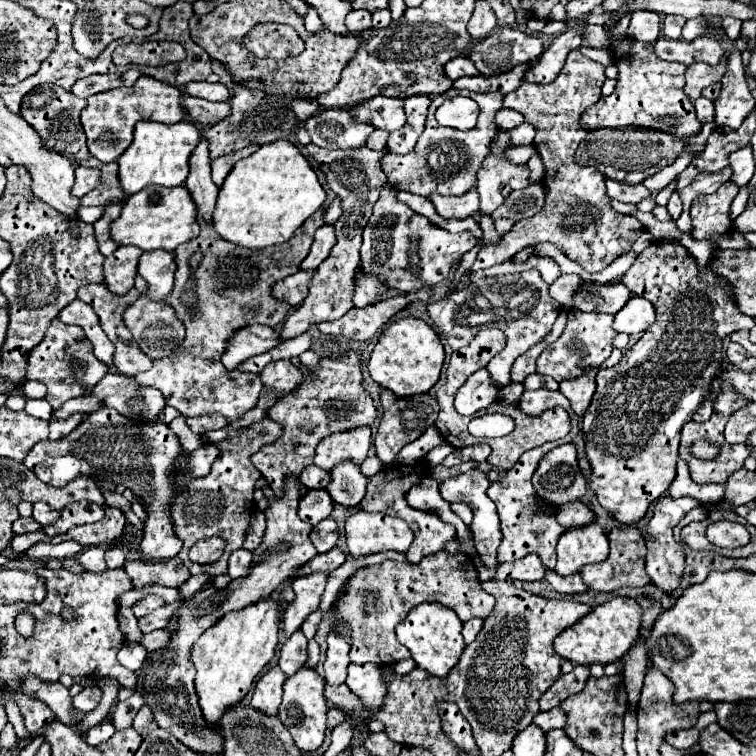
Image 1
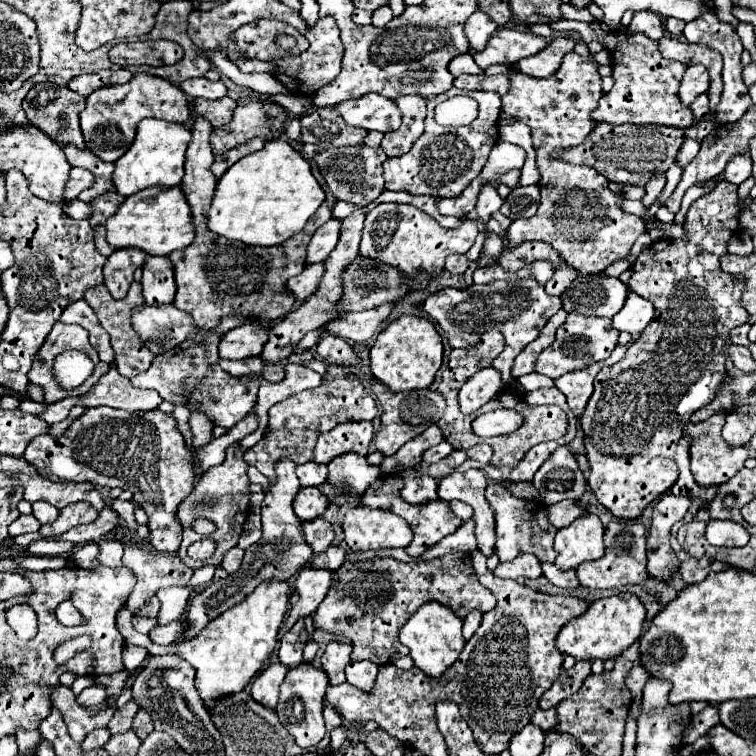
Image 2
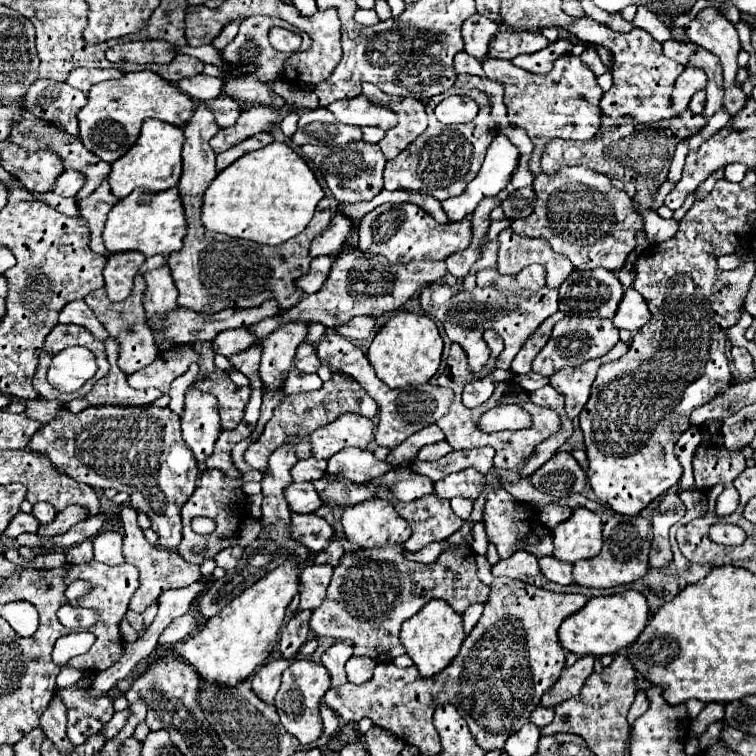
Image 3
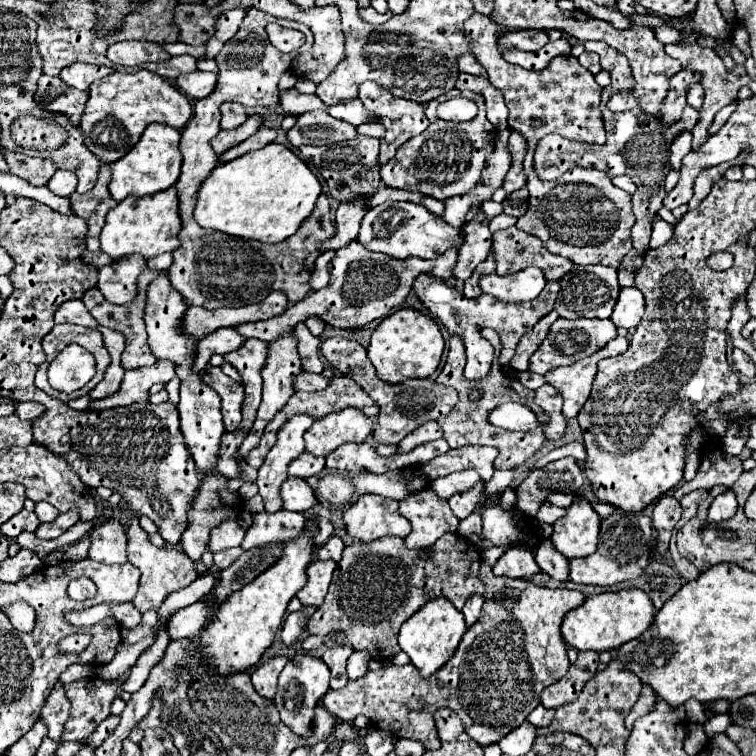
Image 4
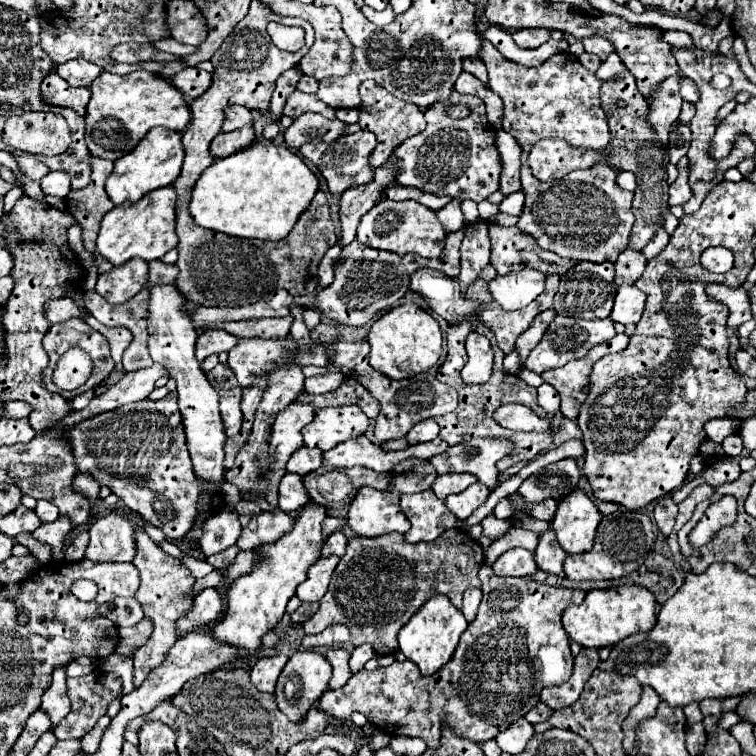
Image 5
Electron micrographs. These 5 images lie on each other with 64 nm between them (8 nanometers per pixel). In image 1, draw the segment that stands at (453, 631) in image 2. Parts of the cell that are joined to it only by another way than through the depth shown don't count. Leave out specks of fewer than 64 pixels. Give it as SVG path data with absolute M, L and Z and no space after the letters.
M418 604L416 608L410 610L410 614L396 626L396 636L402 646L406 646L412 654L412 660L416 662L418 668L426 670L432 676L444 678L448 672L458 664L466 644L462 638L462 622L452 612L452 608L446 608L442 604Z

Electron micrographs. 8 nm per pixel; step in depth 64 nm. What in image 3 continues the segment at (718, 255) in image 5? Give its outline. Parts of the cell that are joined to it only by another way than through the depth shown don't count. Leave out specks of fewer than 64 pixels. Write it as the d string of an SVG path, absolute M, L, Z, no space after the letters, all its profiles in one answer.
M726 254L718 258L717 264L722 268L722 270L736 270L736 268L742 264L742 260L740 260L740 258L736 258L734 254Z

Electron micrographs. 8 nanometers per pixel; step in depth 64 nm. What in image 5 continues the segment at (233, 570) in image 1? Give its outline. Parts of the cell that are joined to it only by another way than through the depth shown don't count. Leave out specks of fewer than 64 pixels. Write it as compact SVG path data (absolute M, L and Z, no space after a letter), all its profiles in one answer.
M232 546L232 548L228 548L228 550L224 550L224 552L220 552L220 554L214 554L214 556L210 556L206 562L208 564L212 564L216 570L226 570L232 562L234 562L234 558L236 558L236 554L240 552L240 548L238 546Z

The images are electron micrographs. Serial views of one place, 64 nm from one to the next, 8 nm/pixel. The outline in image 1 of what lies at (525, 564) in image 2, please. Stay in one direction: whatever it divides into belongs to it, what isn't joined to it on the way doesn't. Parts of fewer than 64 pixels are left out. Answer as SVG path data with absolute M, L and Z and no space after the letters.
M536 554L520 558L516 562L504 562L496 568L496 580L520 580L520 582L538 582L544 578L544 564Z

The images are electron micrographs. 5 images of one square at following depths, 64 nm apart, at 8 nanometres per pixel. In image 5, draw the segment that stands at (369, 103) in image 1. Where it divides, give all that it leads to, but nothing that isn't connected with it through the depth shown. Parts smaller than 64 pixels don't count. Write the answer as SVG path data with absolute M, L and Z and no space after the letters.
M356 106L356 108L338 108L336 110L336 118L346 122L346 124L356 124L358 116L360 116L360 106Z

